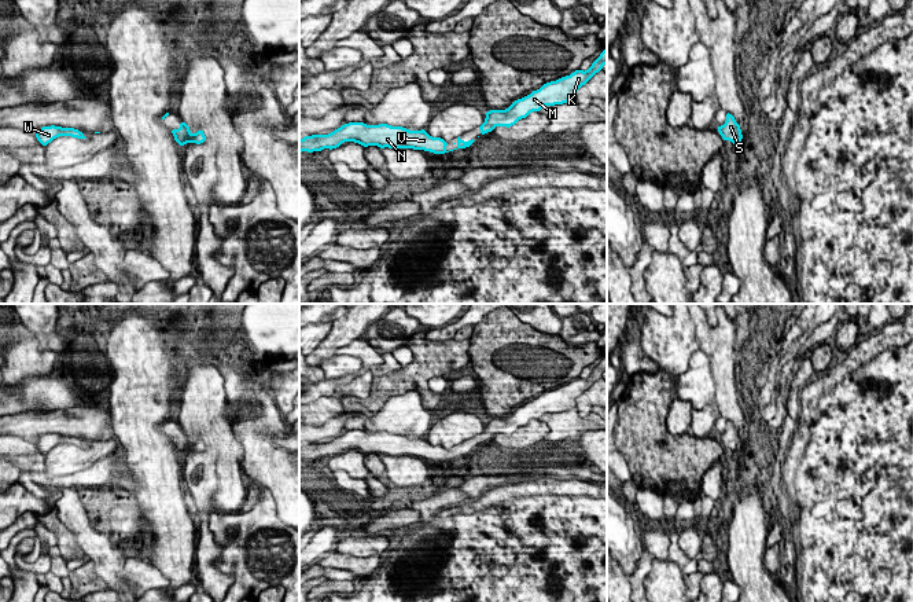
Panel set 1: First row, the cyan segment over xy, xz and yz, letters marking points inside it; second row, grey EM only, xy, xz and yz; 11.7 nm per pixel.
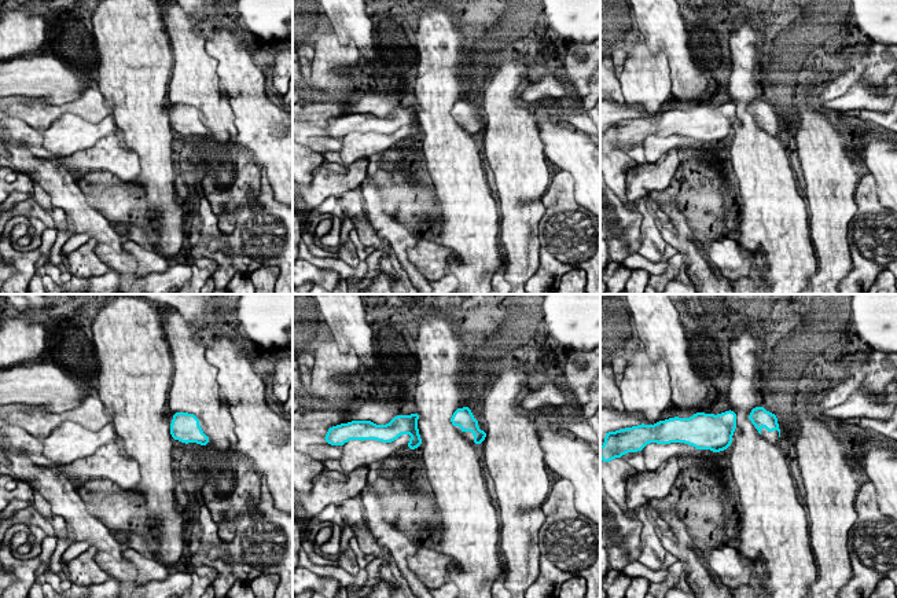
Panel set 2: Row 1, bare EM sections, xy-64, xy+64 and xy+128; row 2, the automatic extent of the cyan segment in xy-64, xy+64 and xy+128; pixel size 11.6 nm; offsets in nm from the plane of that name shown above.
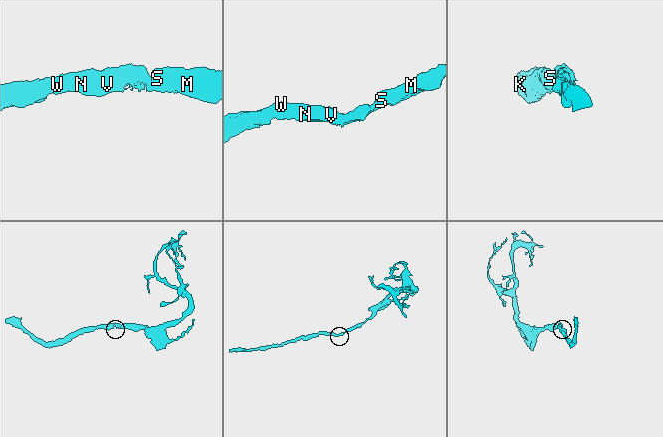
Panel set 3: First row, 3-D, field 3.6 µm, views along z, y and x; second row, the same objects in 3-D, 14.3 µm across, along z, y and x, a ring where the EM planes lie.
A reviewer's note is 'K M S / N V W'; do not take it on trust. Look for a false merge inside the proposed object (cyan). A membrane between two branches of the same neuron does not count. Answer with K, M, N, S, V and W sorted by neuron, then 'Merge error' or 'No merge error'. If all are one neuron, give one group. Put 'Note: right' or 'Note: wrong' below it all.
Groups: K M N S V W. No merge error
Note: wrong

